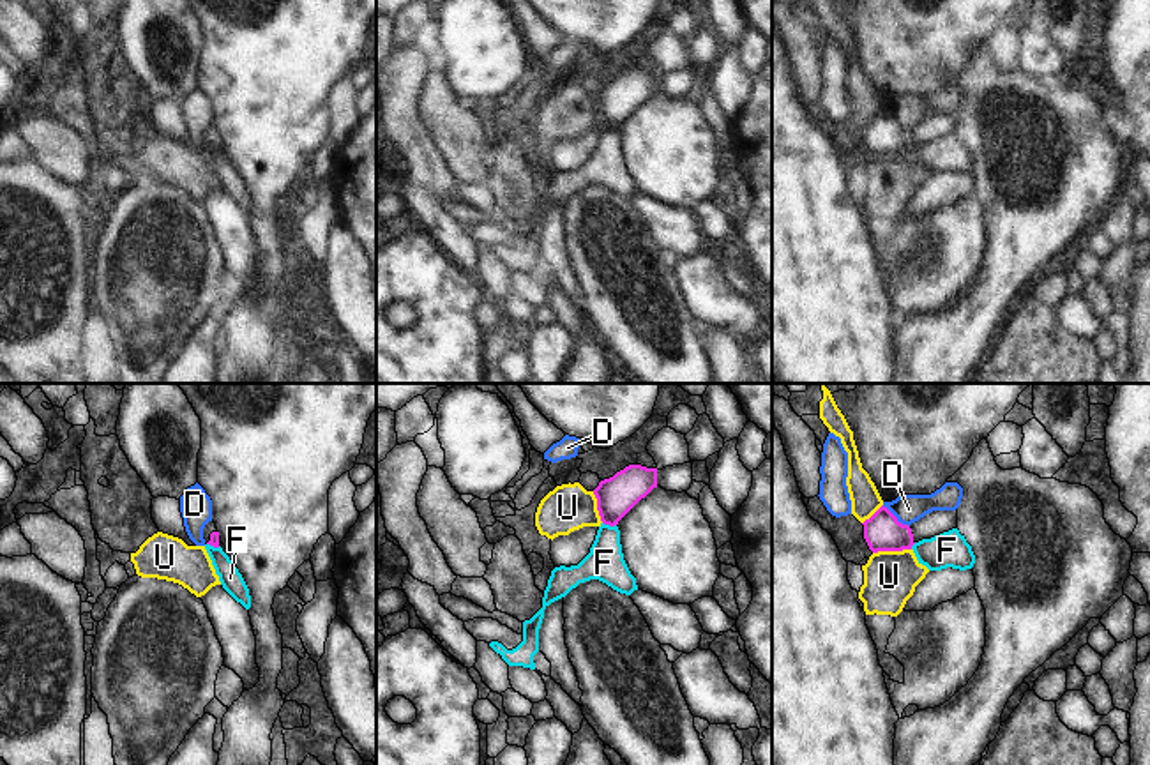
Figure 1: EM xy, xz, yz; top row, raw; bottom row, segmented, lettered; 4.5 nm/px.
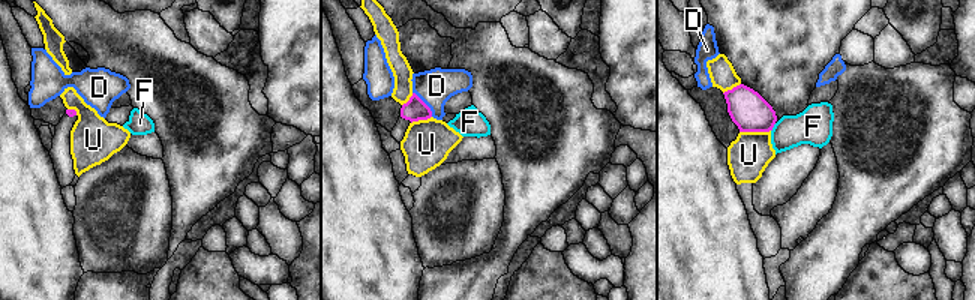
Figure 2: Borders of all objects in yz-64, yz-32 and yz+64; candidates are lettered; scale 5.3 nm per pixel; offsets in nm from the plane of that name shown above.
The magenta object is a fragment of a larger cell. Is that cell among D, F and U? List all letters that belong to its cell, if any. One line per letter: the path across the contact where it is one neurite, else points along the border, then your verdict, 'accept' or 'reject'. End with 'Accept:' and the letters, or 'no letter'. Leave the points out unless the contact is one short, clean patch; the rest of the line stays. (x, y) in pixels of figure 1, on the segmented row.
D: along yz (882, 506), (908, 527) | reject
F: along xz (603, 522), (615, 525) | reject
U: along yz (910, 548), (878, 550), (873, 553) | reject
Accept: no letter

